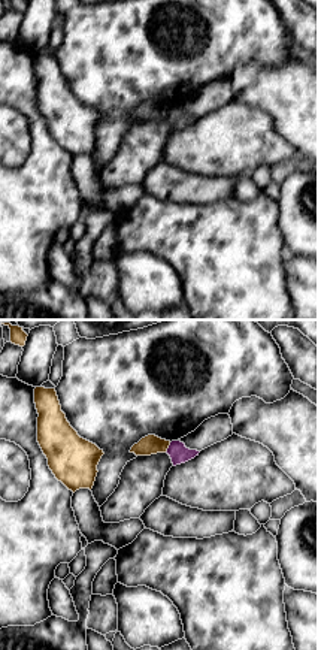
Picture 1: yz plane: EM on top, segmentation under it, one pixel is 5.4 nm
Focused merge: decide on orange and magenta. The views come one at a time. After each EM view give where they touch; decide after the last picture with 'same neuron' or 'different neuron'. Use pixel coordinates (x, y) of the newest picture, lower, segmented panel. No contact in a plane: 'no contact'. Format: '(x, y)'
(167, 447)

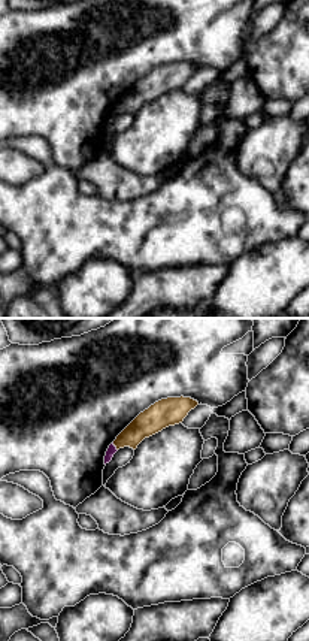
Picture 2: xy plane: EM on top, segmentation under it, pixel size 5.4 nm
(115, 446)

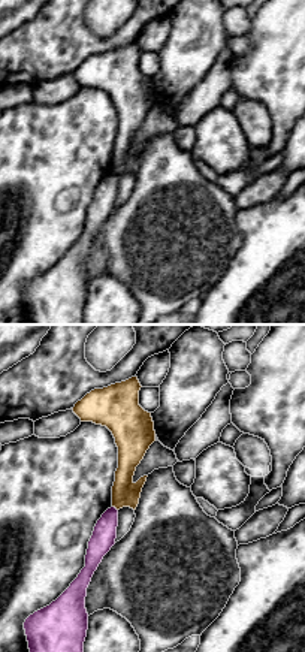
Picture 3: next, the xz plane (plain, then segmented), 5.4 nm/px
(115, 507)

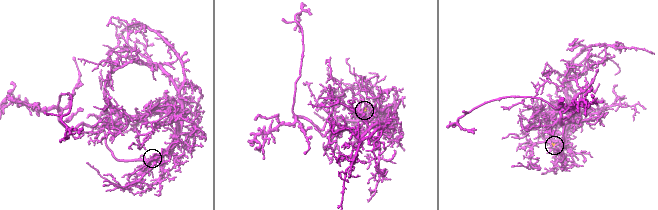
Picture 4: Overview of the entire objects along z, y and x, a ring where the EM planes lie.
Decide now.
different neuron

